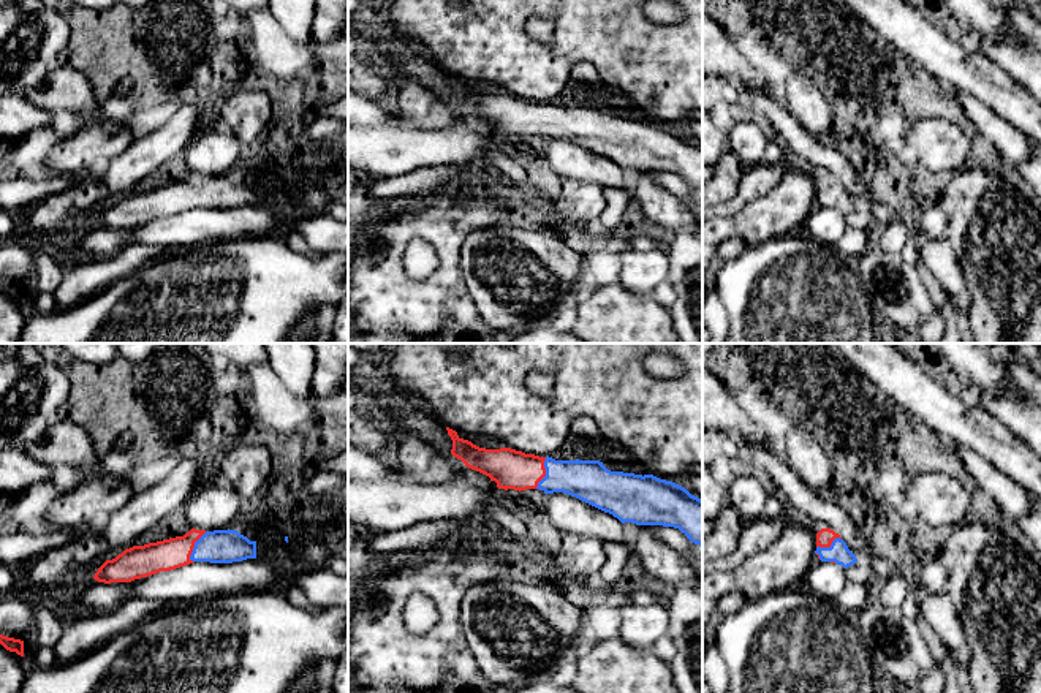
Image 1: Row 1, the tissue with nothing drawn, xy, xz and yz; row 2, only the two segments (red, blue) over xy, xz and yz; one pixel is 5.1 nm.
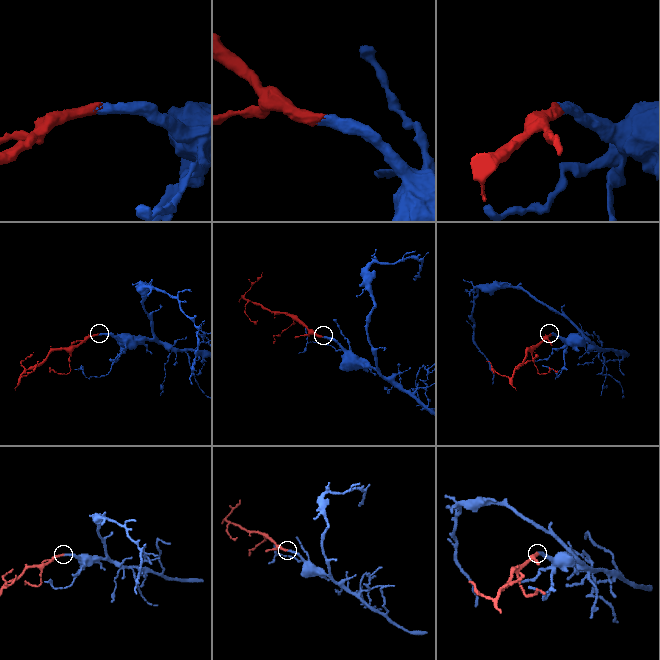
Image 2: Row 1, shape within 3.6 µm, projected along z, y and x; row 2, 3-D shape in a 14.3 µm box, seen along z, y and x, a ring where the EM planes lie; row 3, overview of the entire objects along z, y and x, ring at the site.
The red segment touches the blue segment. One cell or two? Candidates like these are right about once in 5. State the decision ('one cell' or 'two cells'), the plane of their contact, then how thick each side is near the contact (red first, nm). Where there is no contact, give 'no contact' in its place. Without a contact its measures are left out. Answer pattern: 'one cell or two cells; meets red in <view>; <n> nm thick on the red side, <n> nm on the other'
one cell; meets red in xy; 160 nm thick on the red side, 180 nm on the other

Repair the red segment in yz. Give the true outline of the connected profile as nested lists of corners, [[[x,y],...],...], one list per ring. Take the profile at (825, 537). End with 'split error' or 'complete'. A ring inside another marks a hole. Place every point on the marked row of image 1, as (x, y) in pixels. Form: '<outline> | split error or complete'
[[[821,528],[816,533],[815,554],[821,562],[831,562],[848,568],[857,562],[856,555],[848,549],[846,543],[831,528]]] | split error

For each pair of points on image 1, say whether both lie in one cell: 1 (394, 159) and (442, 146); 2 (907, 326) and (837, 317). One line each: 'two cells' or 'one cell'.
1: one cell
2: two cells

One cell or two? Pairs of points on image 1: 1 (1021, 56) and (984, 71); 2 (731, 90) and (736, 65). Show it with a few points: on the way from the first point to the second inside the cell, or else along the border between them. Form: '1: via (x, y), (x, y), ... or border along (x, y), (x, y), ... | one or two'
1: border along (978, 51), (1024, 87) | two
2: border along (719, 75), (738, 86) | two

